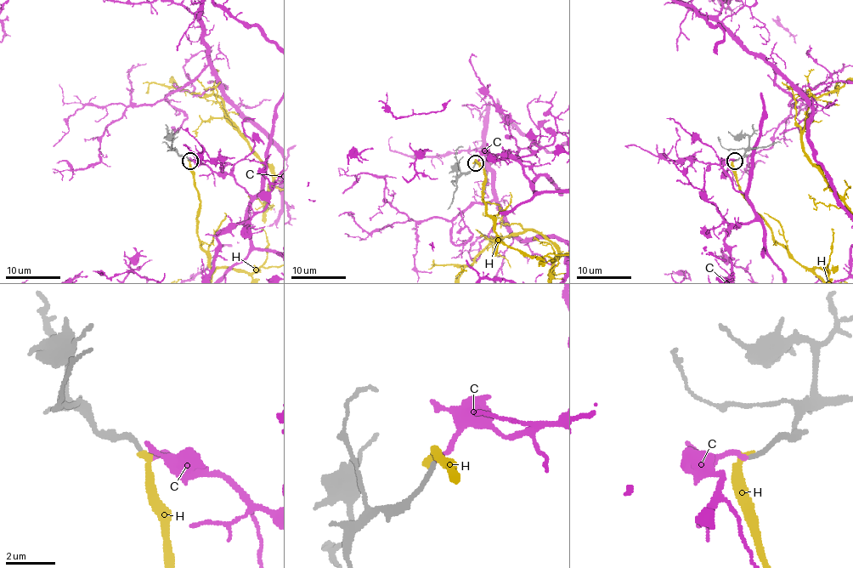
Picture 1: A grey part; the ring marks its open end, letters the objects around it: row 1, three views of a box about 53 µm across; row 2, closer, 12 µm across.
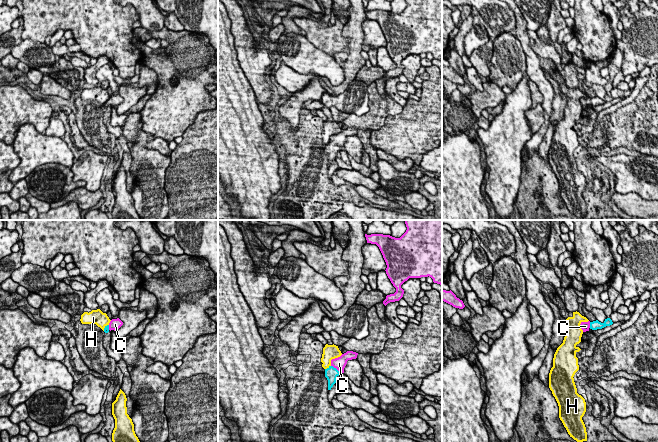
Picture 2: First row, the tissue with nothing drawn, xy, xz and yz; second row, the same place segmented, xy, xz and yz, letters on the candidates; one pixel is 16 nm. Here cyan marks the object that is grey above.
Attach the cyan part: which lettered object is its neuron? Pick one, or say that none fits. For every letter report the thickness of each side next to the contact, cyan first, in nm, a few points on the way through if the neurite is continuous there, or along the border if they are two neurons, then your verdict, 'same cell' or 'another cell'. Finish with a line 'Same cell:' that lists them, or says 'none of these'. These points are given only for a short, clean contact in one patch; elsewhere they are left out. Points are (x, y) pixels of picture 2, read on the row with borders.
C: 220/200 nm | across xz (331, 373), (335, 368), (339, 363) | same cell
H: 220/220 nm | another cell
Same cell: C

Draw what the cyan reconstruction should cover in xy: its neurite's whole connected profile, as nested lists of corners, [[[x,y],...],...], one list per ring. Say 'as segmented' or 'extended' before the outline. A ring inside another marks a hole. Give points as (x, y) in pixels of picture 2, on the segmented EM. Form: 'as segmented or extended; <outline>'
extended; [[[119,318],[112,319],[110,323],[107,326],[105,326],[104,332],[108,333],[111,330],[117,331],[122,325],[123,322]]]

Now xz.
extended; [[[347,351],[340,357],[332,359],[331,365],[325,369],[325,377],[328,380],[328,390],[331,390],[333,385],[336,383],[337,377],[344,373],[344,368],[348,360],[356,359],[358,353],[353,351]]]

